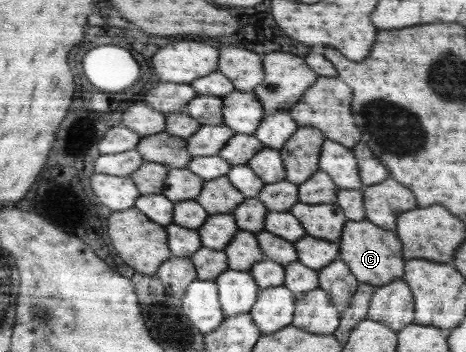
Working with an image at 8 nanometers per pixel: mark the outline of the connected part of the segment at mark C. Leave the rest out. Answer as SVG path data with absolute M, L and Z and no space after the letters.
M349 220L346 223L342 232L342 240L339 245L341 246L341 254L339 258L346 261L350 267L350 271L354 273L361 283L367 283L375 287L380 287L387 283L395 282L395 279L403 278L403 258L401 258L401 246L399 250L391 248L391 242L399 242L397 236L389 230L383 230L379 226L375 226L373 222L363 222Z

